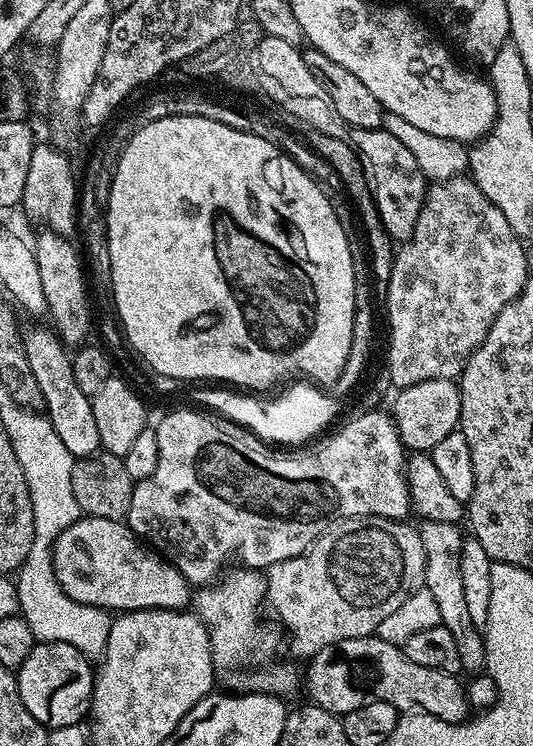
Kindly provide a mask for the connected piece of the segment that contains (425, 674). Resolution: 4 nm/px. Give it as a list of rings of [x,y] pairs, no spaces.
[[[378,635],[363,636],[362,638],[346,638],[337,644],[326,646],[318,650],[316,656],[307,661],[308,676],[306,672],[307,699],[325,708],[328,712],[343,714],[350,710],[358,710],[358,706],[366,706],[370,702],[390,702],[397,712],[411,714],[417,709],[435,716],[438,720],[463,724],[470,716],[470,705],[468,703],[465,685],[456,676],[446,674],[442,670],[430,670],[426,666],[418,666],[406,658],[403,647],[386,642]]]

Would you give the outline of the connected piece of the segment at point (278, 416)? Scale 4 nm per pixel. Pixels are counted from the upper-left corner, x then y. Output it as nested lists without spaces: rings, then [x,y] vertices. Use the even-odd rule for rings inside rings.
[[[296,380],[287,385],[288,390],[271,400],[260,402],[257,395],[222,386],[196,386],[190,396],[195,405],[210,409],[254,433],[265,443],[276,446],[300,446],[317,437],[336,416],[338,402],[324,394],[323,389],[305,380]]]

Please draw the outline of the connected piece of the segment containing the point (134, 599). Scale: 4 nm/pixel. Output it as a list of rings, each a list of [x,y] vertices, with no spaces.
[[[81,515],[75,520],[52,546],[52,566],[56,577],[76,602],[98,606],[116,614],[150,610],[151,608],[187,609],[190,604],[190,585],[188,580],[161,553],[153,550],[145,541],[136,536],[124,520],[111,520],[97,516]]]

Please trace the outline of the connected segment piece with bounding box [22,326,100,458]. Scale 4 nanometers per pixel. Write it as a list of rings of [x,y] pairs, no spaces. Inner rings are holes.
[[[51,327],[23,329],[26,362],[30,362],[30,370],[34,378],[38,378],[38,390],[42,399],[43,411],[48,421],[54,426],[58,438],[62,438],[62,446],[70,450],[74,458],[91,456],[100,448],[98,425],[94,423],[94,410],[89,396],[82,394],[78,382],[74,380],[72,356],[63,340]]]

